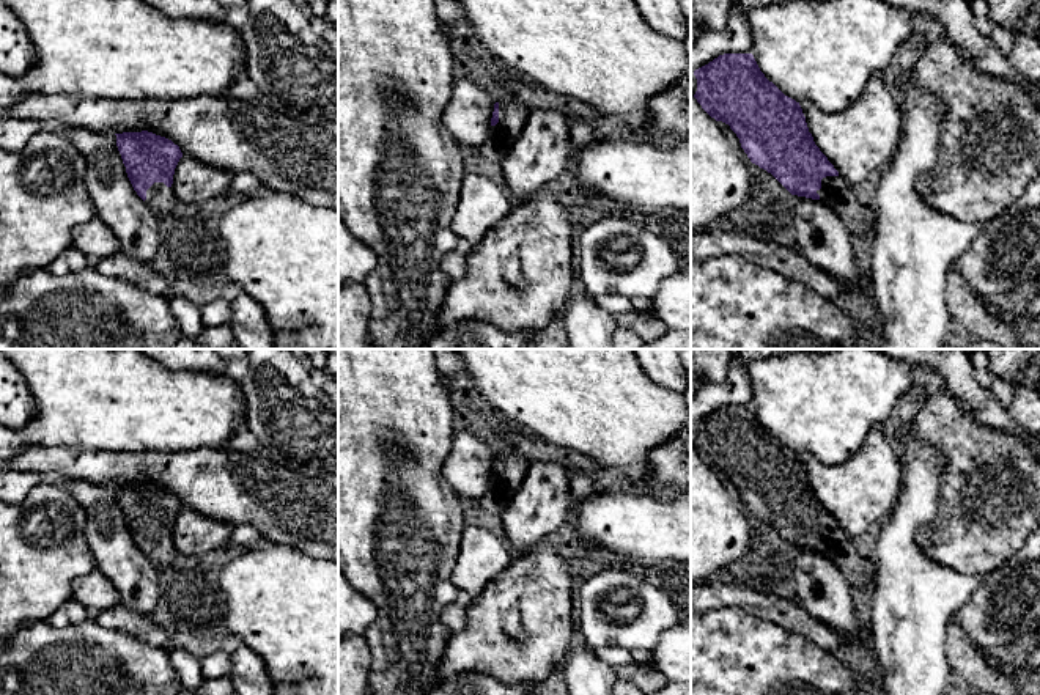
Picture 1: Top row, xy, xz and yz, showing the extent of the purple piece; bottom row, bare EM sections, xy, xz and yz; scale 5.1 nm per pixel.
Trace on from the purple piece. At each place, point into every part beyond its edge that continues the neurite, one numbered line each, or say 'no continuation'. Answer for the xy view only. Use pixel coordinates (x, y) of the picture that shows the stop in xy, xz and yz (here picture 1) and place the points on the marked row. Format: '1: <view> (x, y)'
1: xy (161, 198)

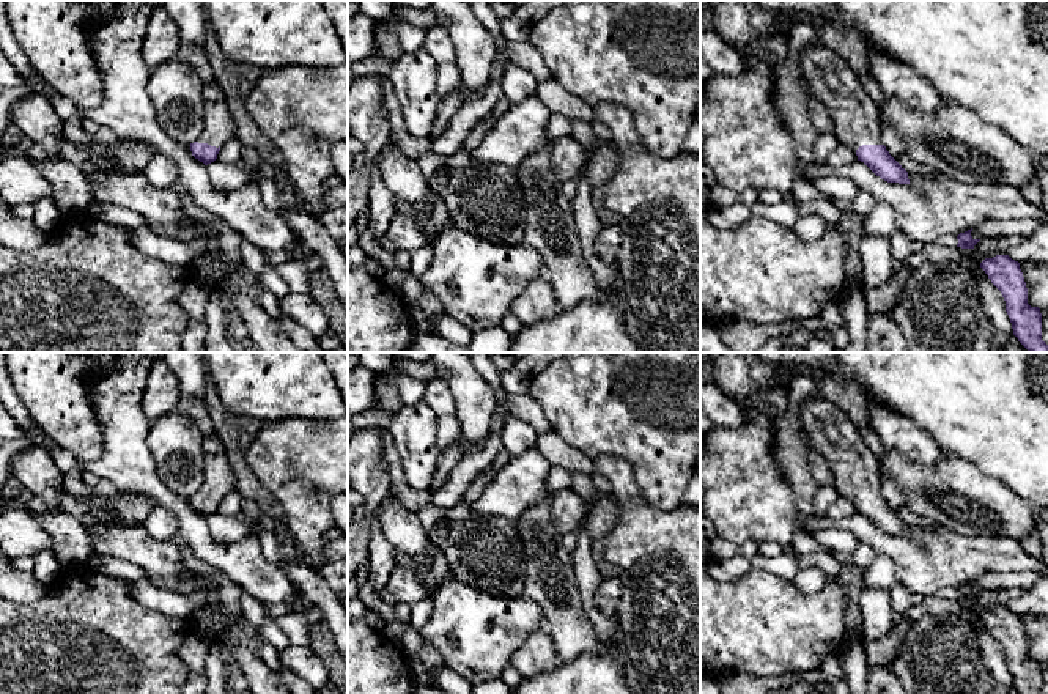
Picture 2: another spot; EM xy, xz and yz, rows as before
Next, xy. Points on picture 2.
1: xy (219, 126)

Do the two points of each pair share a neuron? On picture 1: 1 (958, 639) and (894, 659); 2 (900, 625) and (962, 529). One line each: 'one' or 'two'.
1: two
2: two

